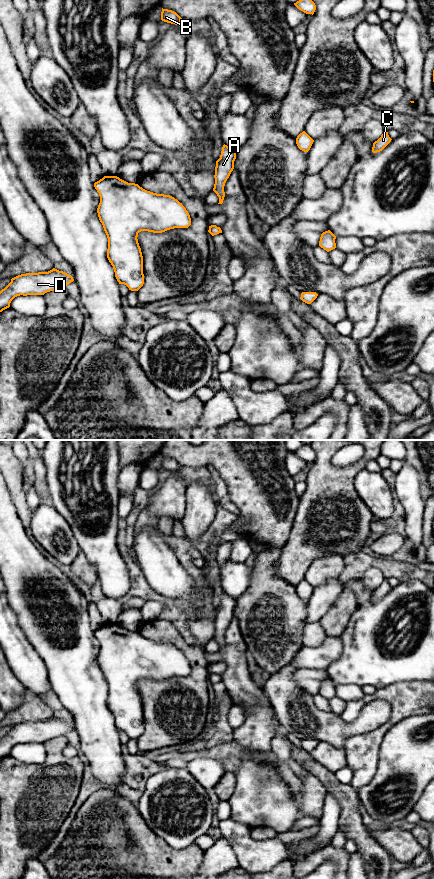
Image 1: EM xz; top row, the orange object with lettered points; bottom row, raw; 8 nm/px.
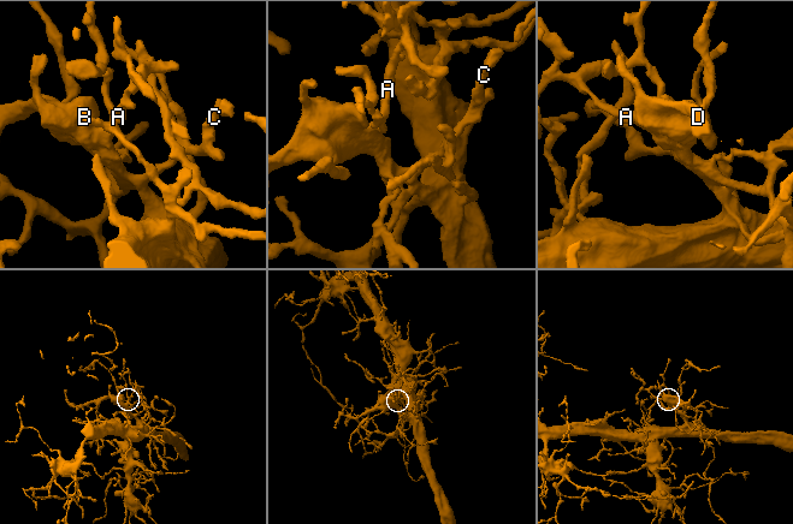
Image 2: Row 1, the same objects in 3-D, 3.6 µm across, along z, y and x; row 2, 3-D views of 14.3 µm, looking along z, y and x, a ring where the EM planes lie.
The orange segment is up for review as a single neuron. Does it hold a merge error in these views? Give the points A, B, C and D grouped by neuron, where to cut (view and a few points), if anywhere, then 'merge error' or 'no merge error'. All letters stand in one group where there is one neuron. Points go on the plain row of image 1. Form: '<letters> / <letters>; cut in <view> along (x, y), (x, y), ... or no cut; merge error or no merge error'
A B C D; no cut; no merge error

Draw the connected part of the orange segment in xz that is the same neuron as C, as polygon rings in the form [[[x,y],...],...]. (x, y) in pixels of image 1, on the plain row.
[[[385,578],[381,585],[373,591],[372,600],[377,601],[382,599],[391,588],[392,587],[389,585],[387,578]]]

